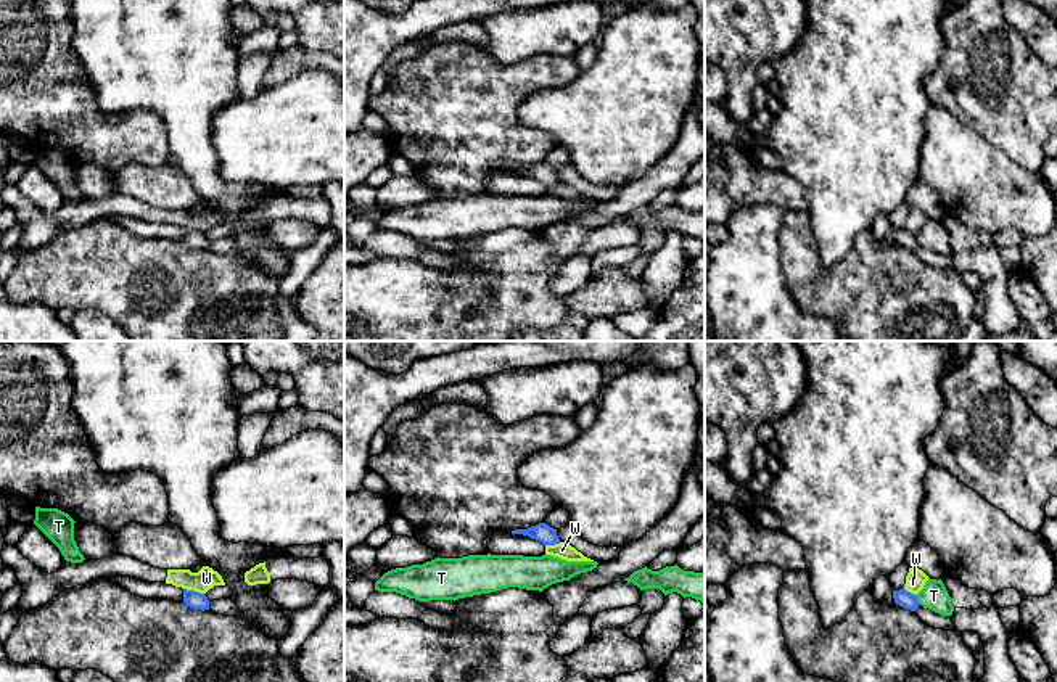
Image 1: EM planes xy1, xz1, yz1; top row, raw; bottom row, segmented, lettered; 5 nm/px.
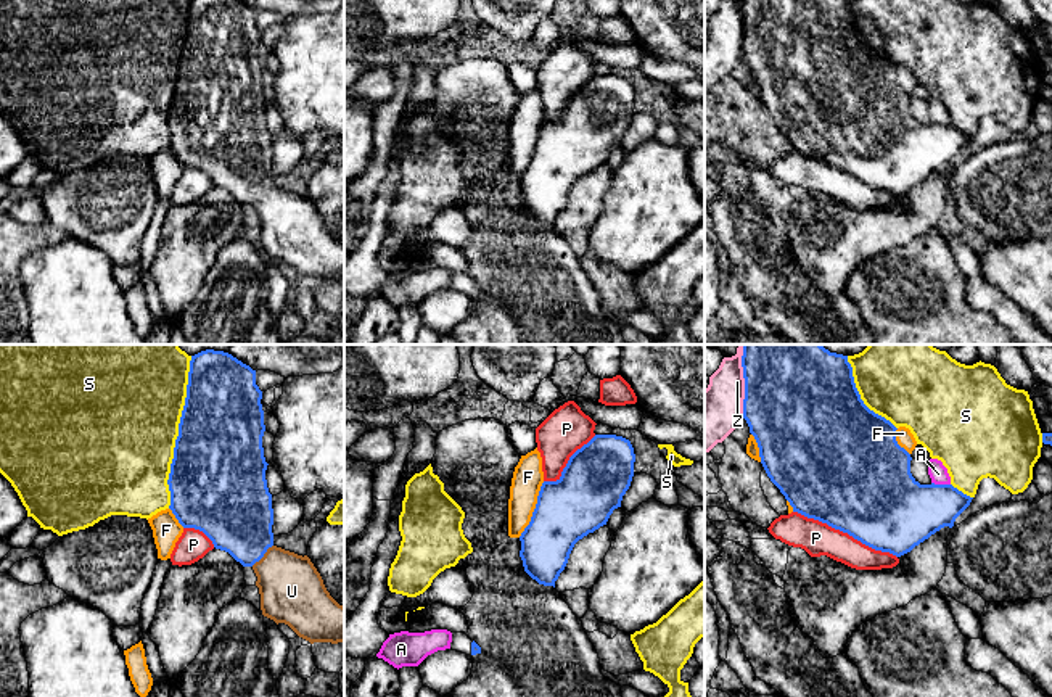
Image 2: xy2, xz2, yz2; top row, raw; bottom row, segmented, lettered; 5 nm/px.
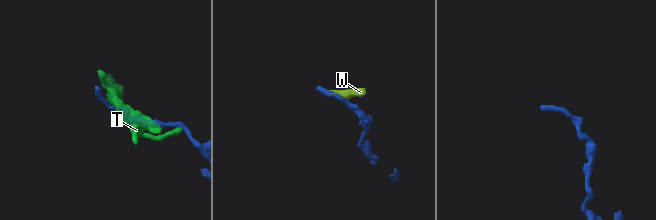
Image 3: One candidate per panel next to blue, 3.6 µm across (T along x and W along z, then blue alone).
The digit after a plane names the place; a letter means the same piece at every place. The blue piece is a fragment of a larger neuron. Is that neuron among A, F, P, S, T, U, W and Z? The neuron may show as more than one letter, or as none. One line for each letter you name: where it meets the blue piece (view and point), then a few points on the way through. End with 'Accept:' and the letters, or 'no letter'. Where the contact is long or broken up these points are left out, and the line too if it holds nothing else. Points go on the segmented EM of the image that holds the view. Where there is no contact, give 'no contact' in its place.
U: xy2 (262, 556) | across xy2 (235, 514), (262, 556), (283, 577), (291, 591)
Accept: U

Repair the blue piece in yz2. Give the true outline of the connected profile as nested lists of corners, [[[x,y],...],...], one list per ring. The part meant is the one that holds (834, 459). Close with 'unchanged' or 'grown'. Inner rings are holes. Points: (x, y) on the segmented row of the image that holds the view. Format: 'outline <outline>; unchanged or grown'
outline [[[743,344],[742,356],[743,378],[745,378],[745,399],[743,399],[743,419],[750,427],[750,433],[754,436],[761,464],[771,478],[771,481],[780,489],[785,499],[798,512],[807,518],[819,520],[828,526],[848,533],[862,544],[890,552],[901,557],[910,552],[915,546],[928,539],[931,534],[944,526],[952,528],[955,518],[970,505],[970,496],[964,494],[952,485],[920,485],[910,473],[910,454],[901,447],[896,441],[896,427],[885,417],[870,410],[856,388],[853,367],[848,362],[848,356],[830,353],[822,344]]]; unchanged

